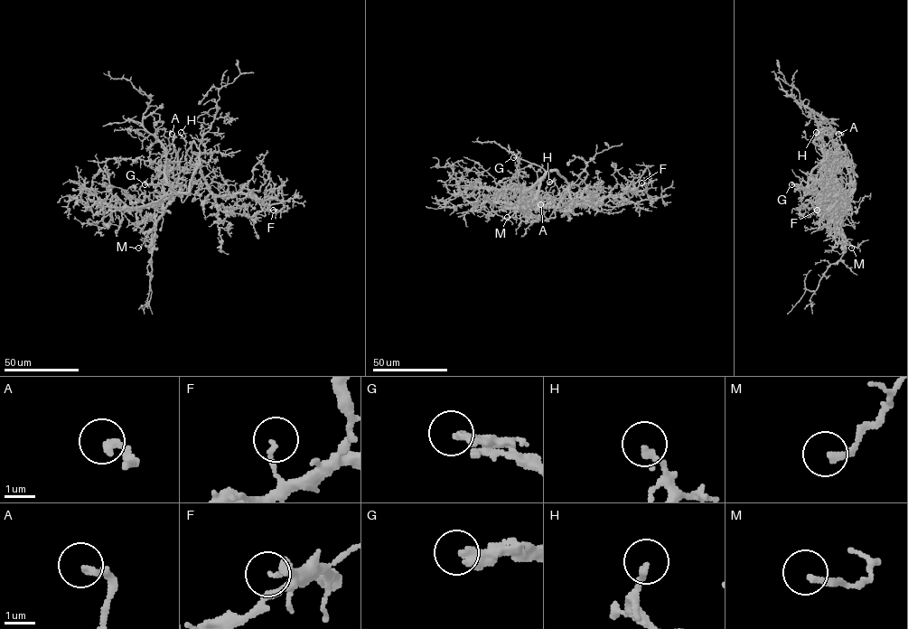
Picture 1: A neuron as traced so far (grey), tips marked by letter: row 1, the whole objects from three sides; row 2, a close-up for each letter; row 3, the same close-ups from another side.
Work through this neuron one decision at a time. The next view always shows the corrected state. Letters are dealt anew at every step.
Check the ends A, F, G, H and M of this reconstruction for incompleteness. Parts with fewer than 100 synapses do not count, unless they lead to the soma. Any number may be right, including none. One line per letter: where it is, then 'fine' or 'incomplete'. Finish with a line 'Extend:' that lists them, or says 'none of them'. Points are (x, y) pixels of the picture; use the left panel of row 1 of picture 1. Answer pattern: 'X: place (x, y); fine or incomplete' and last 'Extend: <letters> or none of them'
A: place (172, 134); fine
F: place (273, 210); fine
G: place (145, 184); incomplete
H: place (181, 132); fine
M: place (138, 248); fine
Extend: G

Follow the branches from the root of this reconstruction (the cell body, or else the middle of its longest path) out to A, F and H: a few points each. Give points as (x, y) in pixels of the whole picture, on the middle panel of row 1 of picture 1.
A: (550, 171), (533, 187), (534, 206), (542, 218), (540, 204)
F: (550, 171), (555, 170), (566, 181), (570, 197), (579, 205), (595, 199), (622, 196), (641, 183)
H: (550, 171), (556, 171), (569, 188), (560, 192), (555, 180), (549, 182)

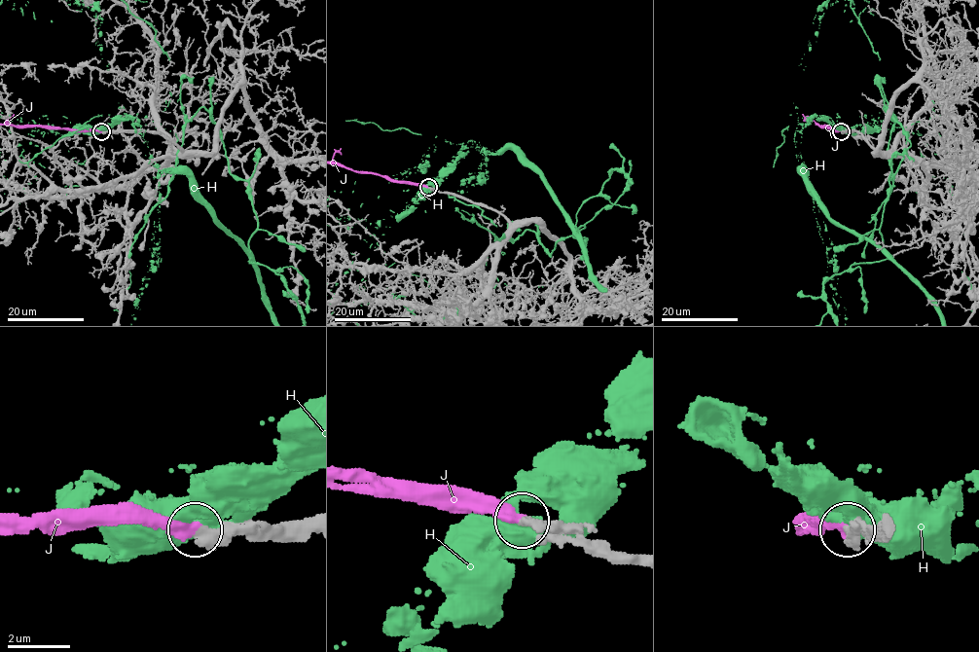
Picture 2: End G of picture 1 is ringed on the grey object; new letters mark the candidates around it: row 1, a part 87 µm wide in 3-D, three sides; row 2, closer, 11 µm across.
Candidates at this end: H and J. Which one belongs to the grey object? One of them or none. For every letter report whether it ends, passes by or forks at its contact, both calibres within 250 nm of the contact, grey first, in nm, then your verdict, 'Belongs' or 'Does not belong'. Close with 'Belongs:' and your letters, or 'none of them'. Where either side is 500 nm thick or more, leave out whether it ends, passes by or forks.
H: It forks there. Thickness 480 nm (grey) against 400 nm. Does not belong
J: It ends there. Thickness 320 nm (grey) against 280 nm. Belongs
Belongs: J

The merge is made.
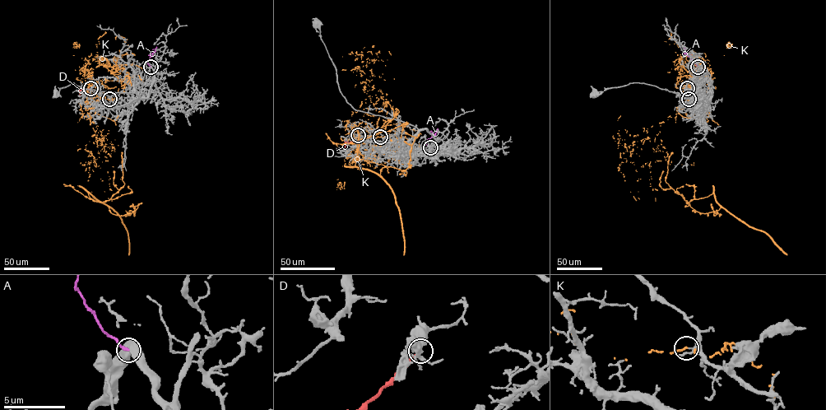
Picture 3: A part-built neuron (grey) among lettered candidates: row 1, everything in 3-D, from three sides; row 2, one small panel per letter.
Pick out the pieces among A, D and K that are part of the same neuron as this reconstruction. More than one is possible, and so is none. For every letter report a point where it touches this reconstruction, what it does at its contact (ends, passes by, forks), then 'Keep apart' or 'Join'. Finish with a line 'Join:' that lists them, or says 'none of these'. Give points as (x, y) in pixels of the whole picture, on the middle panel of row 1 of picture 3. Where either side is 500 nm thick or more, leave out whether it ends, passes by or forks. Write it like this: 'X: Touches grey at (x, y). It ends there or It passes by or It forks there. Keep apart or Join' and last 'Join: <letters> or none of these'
A: Touches grey at (430, 147). It ends there. Keep apart
D: Touches grey at (358, 135). It ends there. Keep apart
K: Touches grey at (380, 137). It passes by. Keep apart
Join: none of these

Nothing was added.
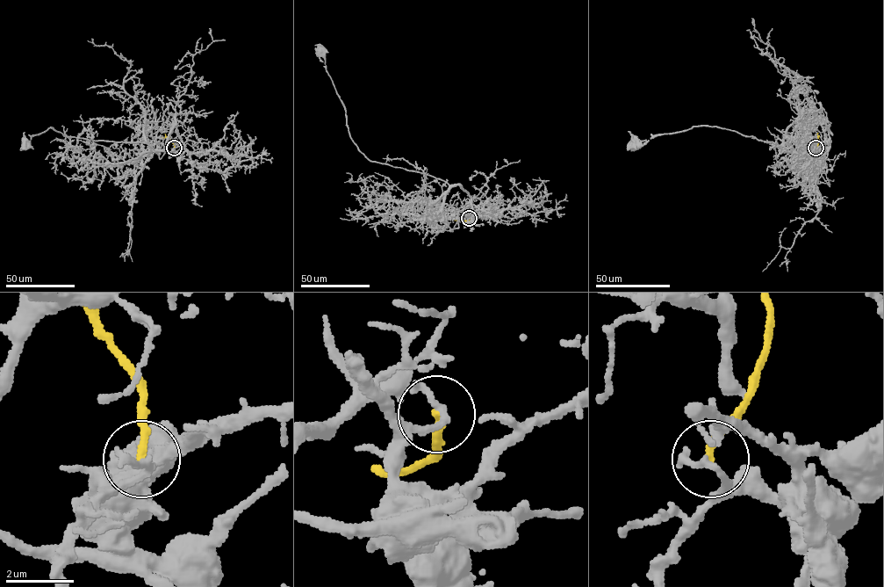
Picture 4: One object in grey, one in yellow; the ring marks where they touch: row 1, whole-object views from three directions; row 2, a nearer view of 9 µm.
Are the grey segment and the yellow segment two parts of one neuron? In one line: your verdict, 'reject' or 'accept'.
reject

